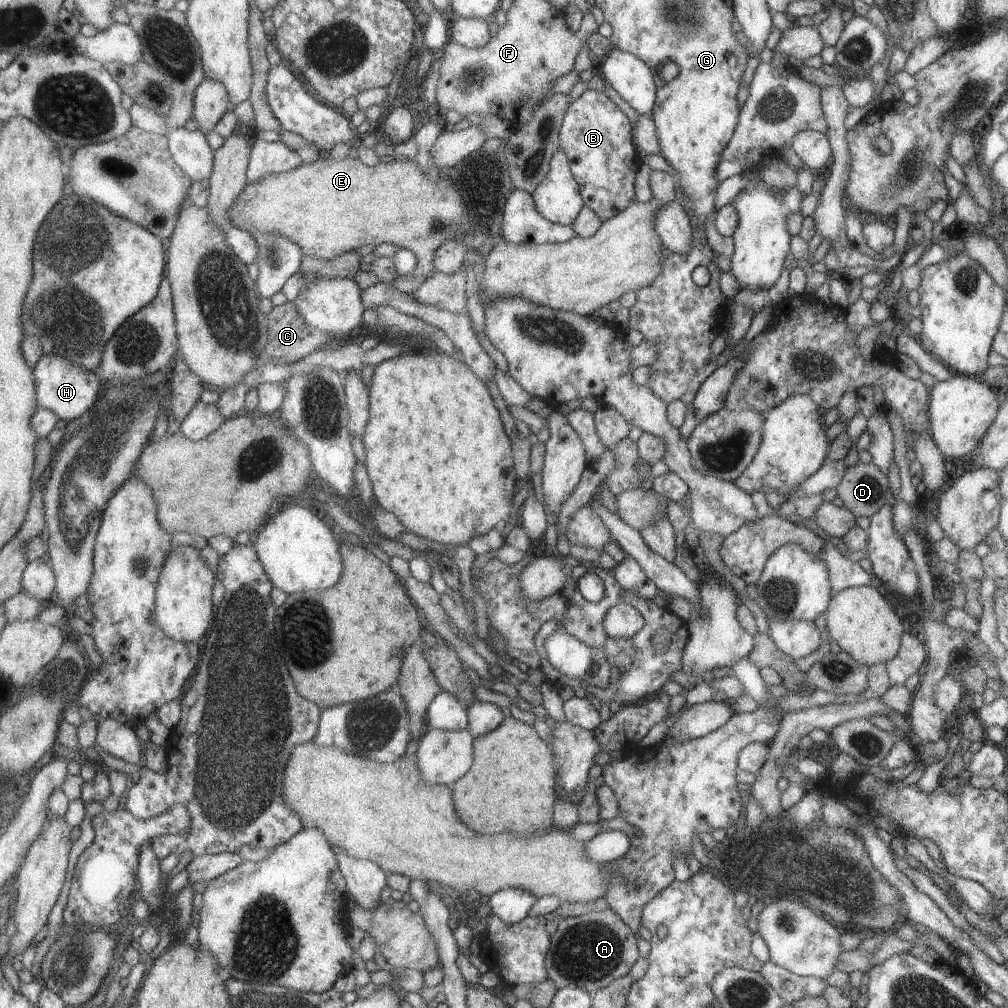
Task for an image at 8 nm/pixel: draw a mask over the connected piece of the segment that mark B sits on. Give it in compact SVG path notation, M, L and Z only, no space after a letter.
M585 90L567 106L559 130L558 148L563 148L573 179L586 208L607 221L635 201L634 177L639 157L628 118L603 91Z

